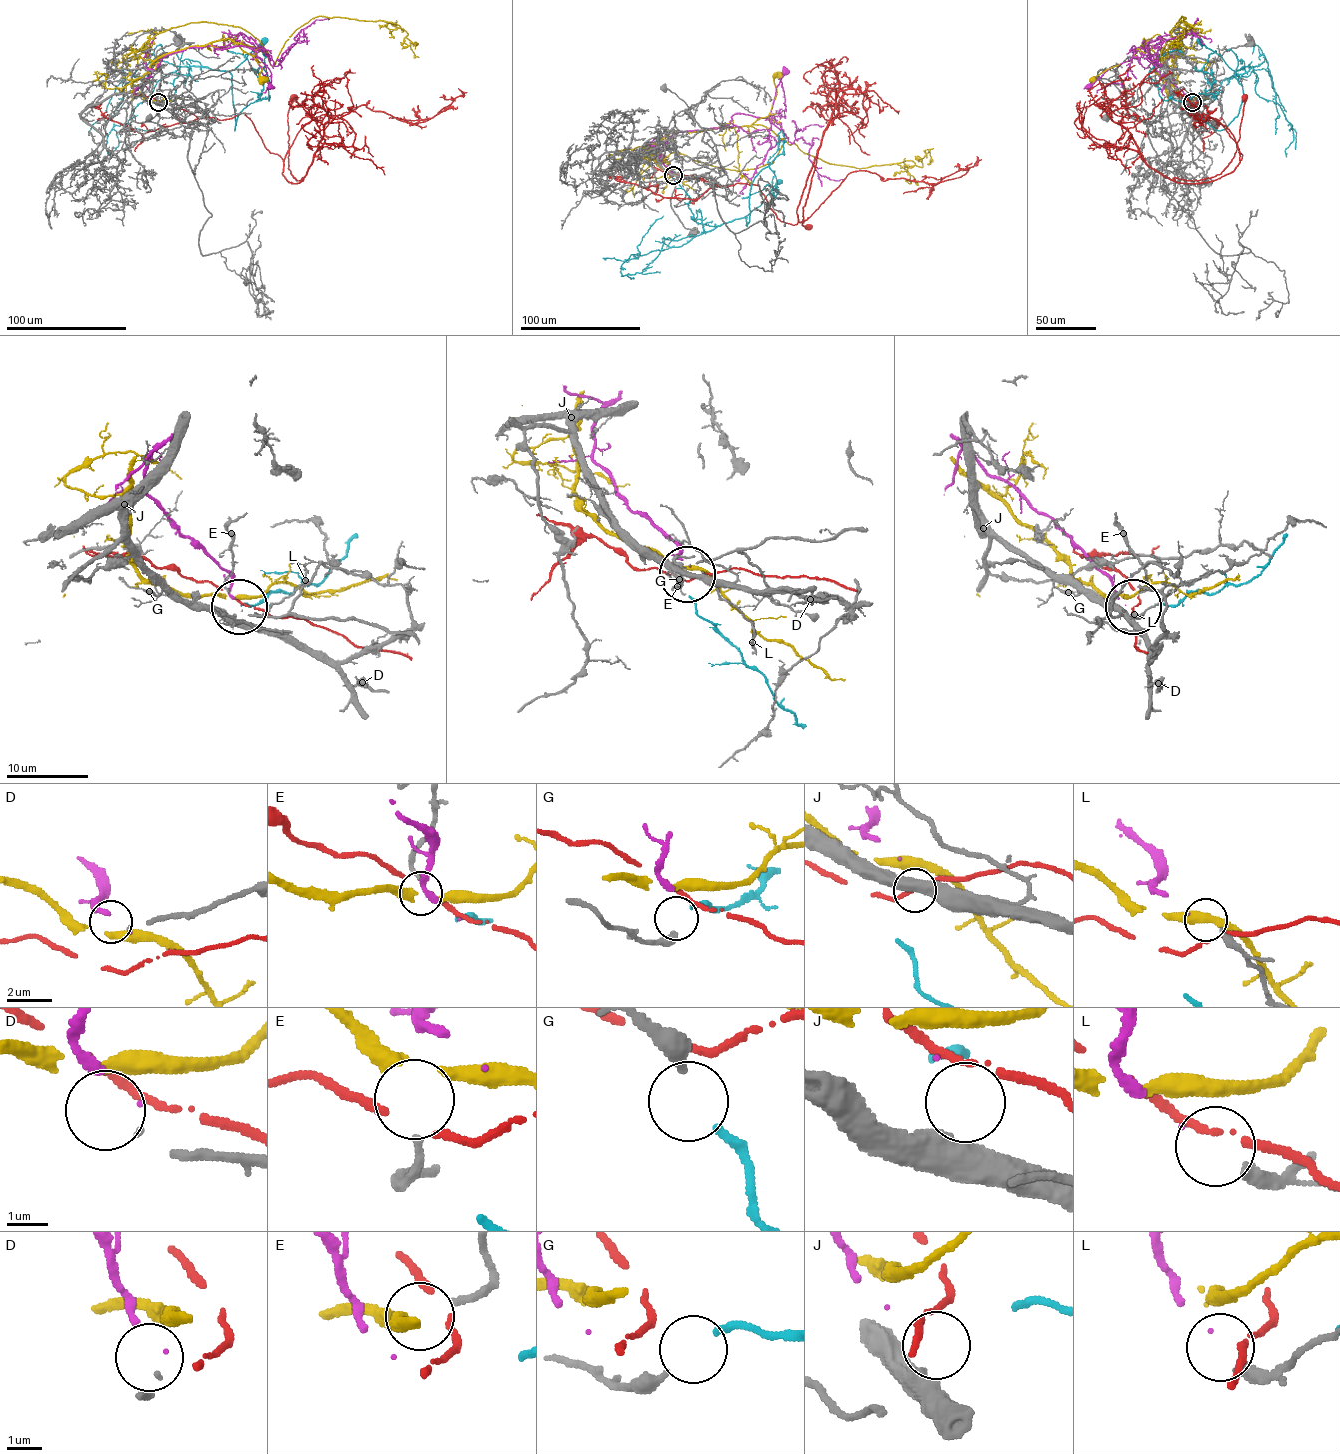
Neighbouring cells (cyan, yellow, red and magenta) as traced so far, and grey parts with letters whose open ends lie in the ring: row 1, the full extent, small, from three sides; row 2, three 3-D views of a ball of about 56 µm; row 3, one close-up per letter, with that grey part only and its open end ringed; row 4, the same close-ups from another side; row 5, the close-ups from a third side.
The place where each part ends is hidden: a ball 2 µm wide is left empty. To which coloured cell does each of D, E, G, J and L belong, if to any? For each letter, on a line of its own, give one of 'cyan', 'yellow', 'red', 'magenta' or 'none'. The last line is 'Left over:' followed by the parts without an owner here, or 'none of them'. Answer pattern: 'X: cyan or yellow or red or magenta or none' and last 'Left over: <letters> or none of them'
D: none
E: yellow
G: cyan
J: none
L: magenta
Left over: D, J

